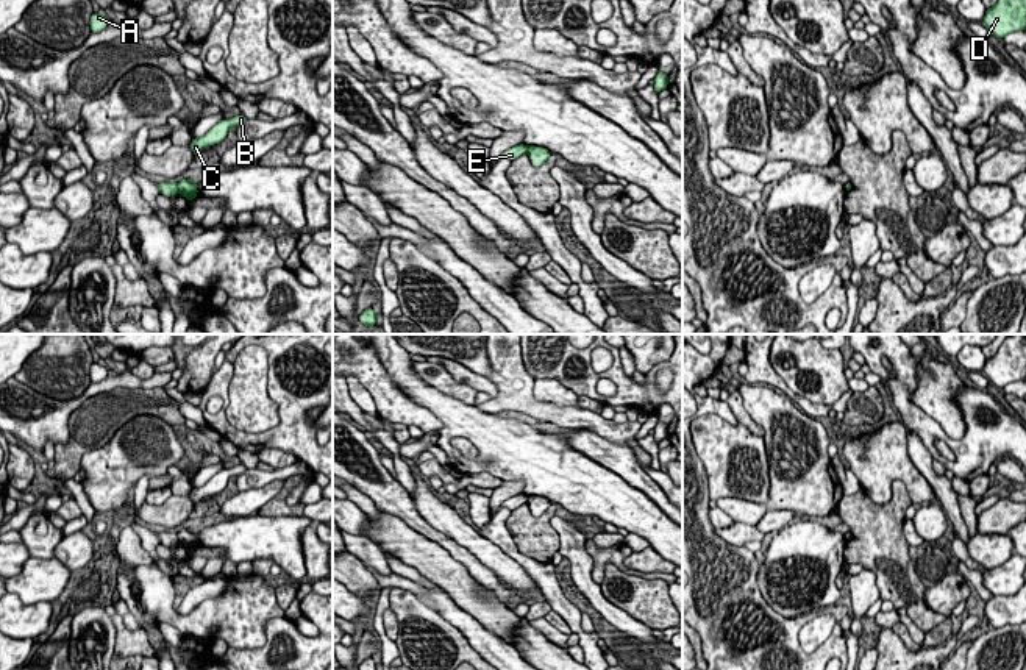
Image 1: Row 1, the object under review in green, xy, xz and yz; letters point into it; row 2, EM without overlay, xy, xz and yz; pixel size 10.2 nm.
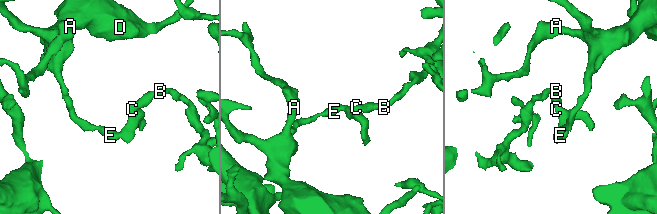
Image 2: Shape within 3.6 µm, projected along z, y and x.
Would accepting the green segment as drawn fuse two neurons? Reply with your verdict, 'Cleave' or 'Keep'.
Cleave

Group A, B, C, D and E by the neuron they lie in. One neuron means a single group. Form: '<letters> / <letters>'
A D E / B C

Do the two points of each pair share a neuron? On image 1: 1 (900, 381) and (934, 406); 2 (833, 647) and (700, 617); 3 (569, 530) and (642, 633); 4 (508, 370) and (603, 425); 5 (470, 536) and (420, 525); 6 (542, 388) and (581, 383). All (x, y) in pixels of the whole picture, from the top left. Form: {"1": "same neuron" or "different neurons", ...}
{"1": "different neurons", "2": "same neuron", "3": "same neuron", "4": "same neuron", "5": "different neurons", "6": "different neurons"}

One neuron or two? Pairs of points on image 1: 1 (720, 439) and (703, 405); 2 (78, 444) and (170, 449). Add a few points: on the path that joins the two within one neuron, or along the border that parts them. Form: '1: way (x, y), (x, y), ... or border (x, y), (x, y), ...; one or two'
1: border (698, 416), (719, 414), (731, 424), (737, 424); two
2: border (130, 420), (105, 444), (89, 449), (78, 466); two

